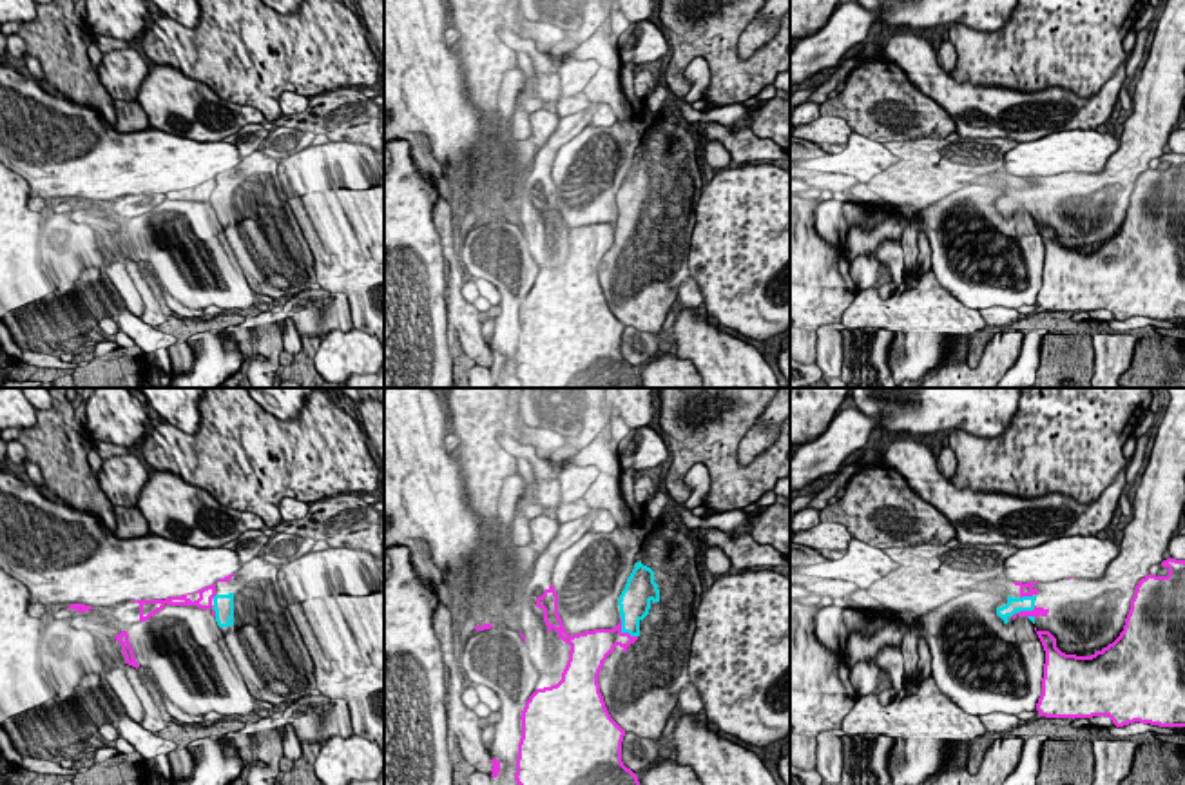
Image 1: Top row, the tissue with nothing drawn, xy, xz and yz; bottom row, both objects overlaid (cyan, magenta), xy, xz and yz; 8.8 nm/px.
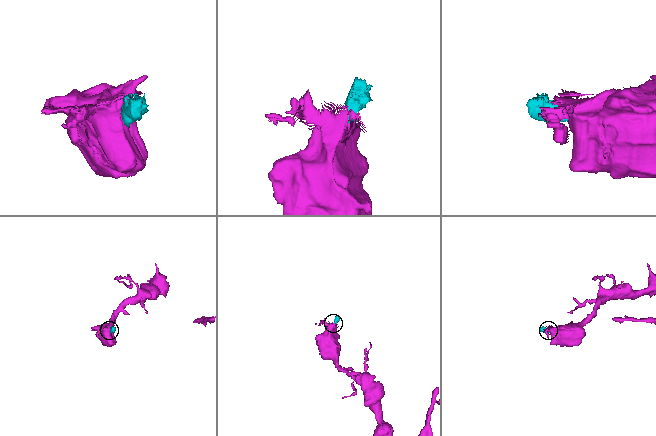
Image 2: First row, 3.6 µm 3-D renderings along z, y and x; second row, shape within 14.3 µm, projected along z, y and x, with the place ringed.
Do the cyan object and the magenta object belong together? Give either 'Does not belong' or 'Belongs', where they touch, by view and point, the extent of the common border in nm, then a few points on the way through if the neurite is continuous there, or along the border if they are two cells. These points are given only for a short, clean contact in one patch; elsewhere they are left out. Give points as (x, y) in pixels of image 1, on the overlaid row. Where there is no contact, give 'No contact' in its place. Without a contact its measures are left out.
Does not belong. Touches cyan at xz (624, 631). Shared border 240 nm. Boundary: xz (620, 617), (620, 628), (636, 637)

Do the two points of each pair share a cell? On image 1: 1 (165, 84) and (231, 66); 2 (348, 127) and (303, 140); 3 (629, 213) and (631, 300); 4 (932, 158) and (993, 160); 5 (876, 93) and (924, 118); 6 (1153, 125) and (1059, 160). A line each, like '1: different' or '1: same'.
1: different
2: different
3: same
4: same
5: same
6: different

